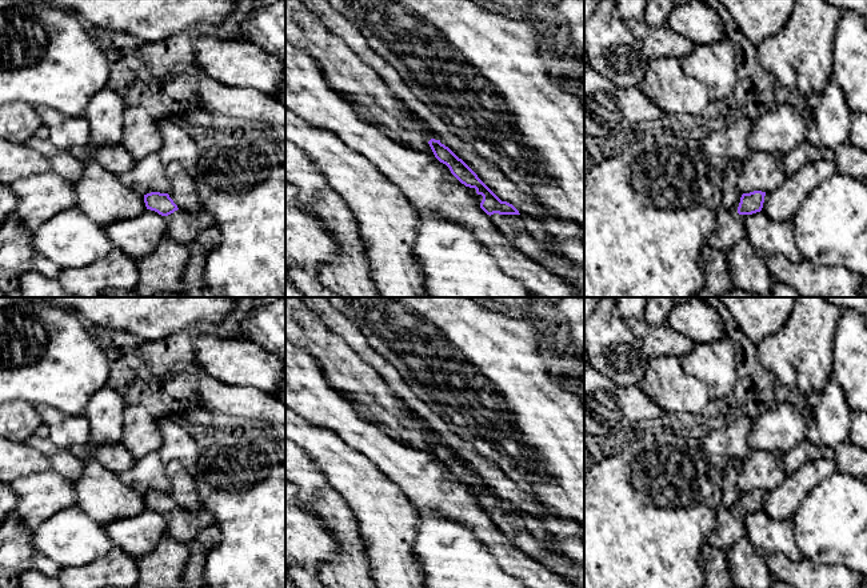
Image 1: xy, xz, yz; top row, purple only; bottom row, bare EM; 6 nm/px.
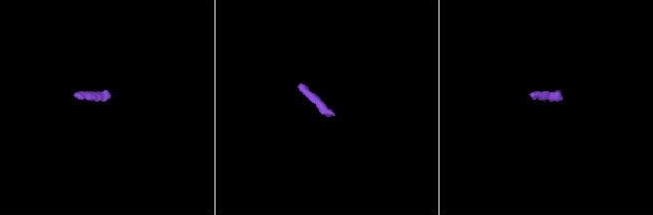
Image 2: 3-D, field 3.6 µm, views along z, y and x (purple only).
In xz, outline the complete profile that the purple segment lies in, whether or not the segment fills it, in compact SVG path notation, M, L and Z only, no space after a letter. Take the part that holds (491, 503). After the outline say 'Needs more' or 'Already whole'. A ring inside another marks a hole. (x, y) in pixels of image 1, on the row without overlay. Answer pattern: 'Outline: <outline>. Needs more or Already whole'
Outline: M431 437L428 440L435 456L446 463L451 472L466 485L475 487L478 493L483 495L480 507L487 513L520 513L519 509L510 501L502 500L479 476L478 473L459 457L440 439Z. Already whole

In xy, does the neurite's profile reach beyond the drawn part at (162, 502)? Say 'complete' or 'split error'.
complete

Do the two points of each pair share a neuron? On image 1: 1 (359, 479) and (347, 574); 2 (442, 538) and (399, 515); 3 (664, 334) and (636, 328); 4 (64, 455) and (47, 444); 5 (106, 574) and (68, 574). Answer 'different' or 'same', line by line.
1: different
2: different
3: same
4: same
5: same

